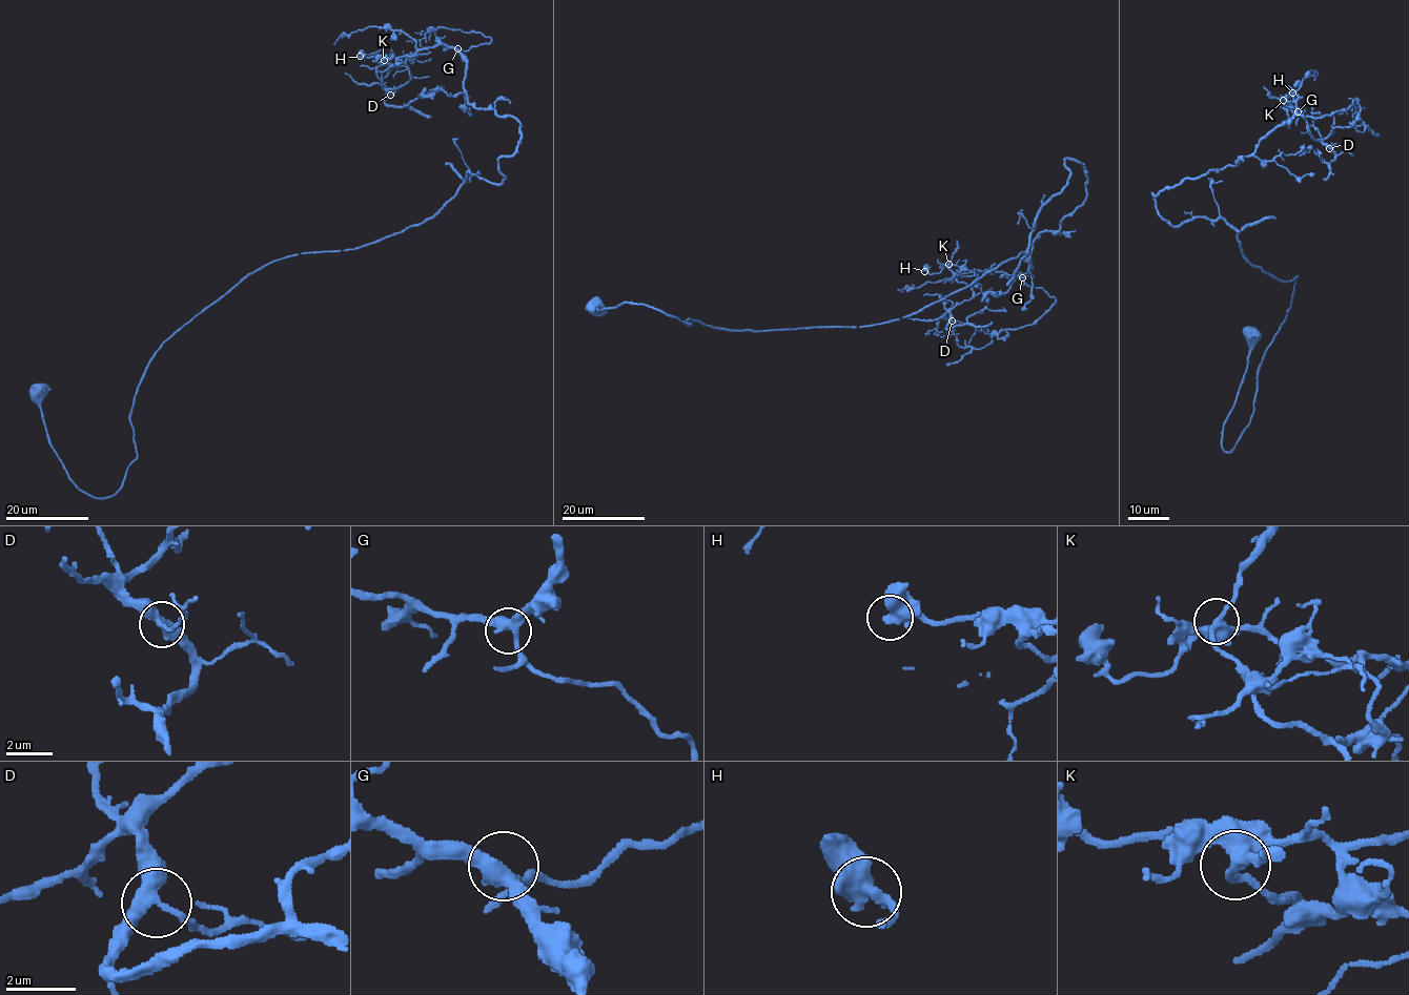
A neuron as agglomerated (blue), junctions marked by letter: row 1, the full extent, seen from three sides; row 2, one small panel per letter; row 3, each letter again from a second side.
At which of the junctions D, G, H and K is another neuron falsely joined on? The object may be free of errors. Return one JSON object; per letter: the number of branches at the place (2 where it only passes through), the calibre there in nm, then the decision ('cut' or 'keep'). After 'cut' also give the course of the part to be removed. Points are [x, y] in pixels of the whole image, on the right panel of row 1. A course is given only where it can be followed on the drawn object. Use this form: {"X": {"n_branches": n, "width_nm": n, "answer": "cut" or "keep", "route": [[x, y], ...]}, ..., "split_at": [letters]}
{"D": {"n_branches": 3, "width_nm": 360, "answer": "keep"}, "G": {"n_branches": 3, "width_nm": 360, "answer": "keep"}, "H": {"n_branches": 3, "width_nm": 400, "answer": "keep"}, "K": {"n_branches": 3, "width_nm": 360, "answer": "keep"}, "split_at": []}

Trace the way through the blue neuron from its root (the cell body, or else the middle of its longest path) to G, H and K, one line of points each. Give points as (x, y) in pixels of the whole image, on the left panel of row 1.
G: (40, 393), (110, 497), (184, 325), (502, 183), (521, 125), (457, 48)
H: (40, 393), (110, 497), (184, 325), (502, 183), (521, 125), (457, 52), (360, 56)
K: (40, 393), (110, 497), (184, 325), (502, 183), (521, 125), (457, 52), (383, 60)

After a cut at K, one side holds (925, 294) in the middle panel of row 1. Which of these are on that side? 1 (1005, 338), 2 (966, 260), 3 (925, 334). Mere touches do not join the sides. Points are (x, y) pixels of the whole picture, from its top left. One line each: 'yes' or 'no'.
1: no
2: no
3: yes

